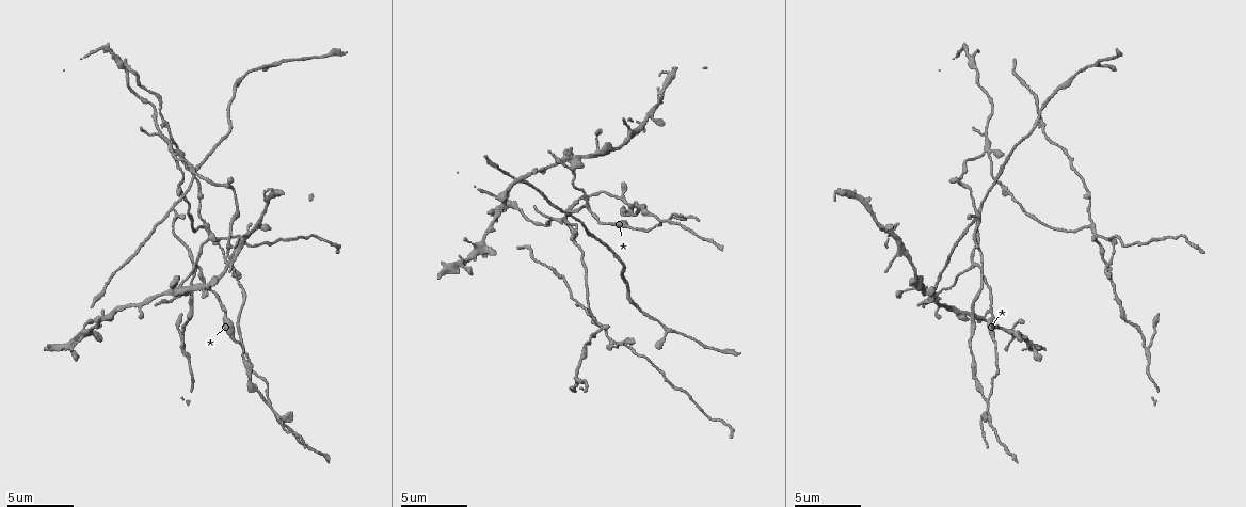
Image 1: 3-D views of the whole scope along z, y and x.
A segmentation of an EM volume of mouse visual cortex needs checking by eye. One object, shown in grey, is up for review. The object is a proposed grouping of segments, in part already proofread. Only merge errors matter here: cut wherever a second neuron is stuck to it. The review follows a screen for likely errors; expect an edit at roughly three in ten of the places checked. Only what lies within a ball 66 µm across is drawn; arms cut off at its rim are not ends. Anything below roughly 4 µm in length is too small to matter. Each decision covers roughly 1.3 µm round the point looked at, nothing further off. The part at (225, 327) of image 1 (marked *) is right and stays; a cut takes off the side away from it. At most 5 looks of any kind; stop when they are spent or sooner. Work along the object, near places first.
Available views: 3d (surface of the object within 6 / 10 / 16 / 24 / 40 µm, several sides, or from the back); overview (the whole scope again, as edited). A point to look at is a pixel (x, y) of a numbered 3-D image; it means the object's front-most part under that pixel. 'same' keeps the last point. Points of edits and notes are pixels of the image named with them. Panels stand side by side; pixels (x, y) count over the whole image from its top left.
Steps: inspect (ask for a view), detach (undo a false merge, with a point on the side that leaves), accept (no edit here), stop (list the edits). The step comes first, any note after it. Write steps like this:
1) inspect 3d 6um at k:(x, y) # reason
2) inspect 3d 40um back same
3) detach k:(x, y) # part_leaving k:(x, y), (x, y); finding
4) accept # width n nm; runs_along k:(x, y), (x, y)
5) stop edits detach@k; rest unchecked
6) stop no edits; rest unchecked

inspect 3d 10um at 1:(971, 263)

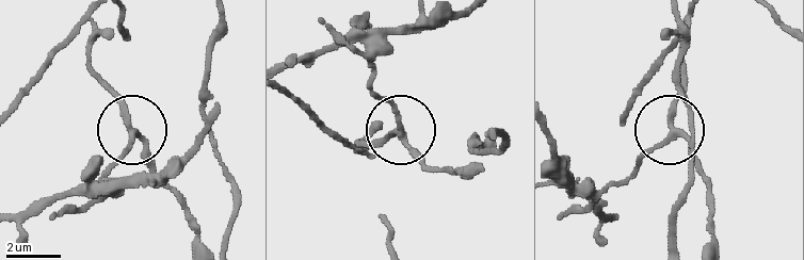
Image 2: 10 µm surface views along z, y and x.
accept # side_arm 21 um; runs_along 2:(466, 172), (438, 169), (411, 144), (372, 90), (369, 70); all the same neuron

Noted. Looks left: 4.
inspect 3d 6um at 1:(573, 156) # side arm on a straight run

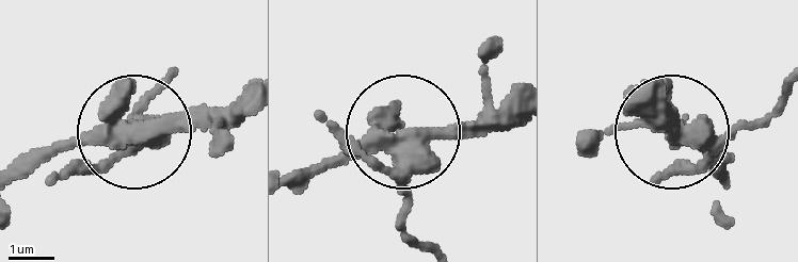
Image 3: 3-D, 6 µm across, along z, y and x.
detach 3:(66, 149) # width 410 nm; part_leaving 3:(136, 129), (178, 129), (246, 95); a second neuron is stuck on

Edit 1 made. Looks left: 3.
stop edits detach@3; rest unchecked

